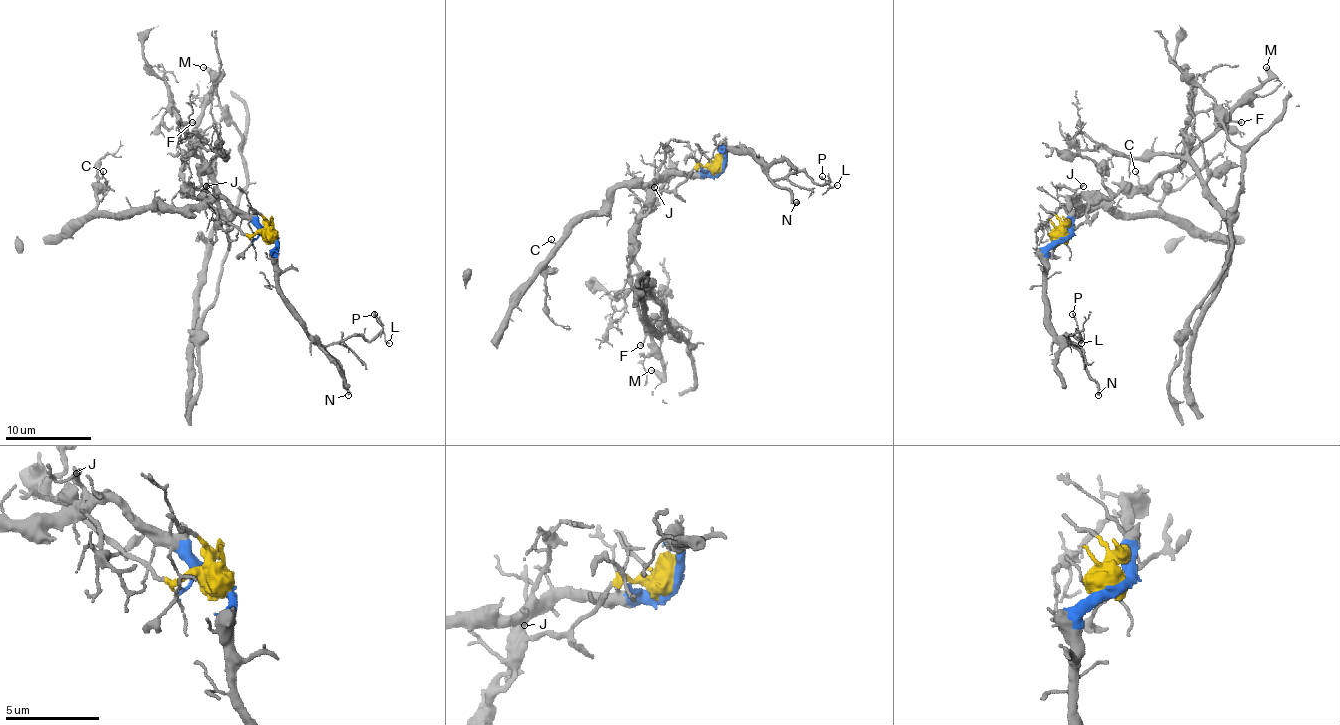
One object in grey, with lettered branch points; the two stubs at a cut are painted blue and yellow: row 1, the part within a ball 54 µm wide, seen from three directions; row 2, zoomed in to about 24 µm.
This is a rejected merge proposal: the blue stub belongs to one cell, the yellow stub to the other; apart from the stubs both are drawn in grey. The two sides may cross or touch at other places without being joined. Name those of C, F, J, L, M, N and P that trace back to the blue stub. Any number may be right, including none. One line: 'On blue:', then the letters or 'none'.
On blue: C, J, L, N, P

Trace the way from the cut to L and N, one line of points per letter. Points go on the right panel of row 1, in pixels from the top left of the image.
L: (1064, 237), (1047, 254), (1045, 320), (1075, 346), (1068, 335), (1079, 342), (1081, 331), (1081, 344)
N: (1064, 237), (1047, 254), (1045, 320), (1081, 354), (1098, 395)

